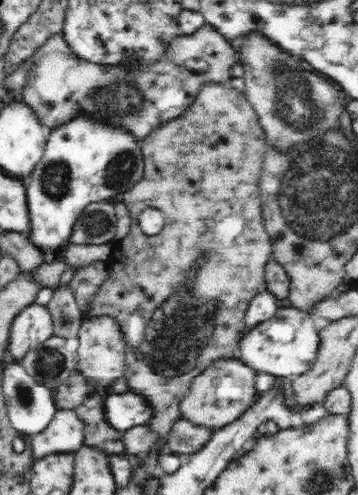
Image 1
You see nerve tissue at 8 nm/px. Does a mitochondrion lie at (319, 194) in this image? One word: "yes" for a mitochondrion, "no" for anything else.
yes

